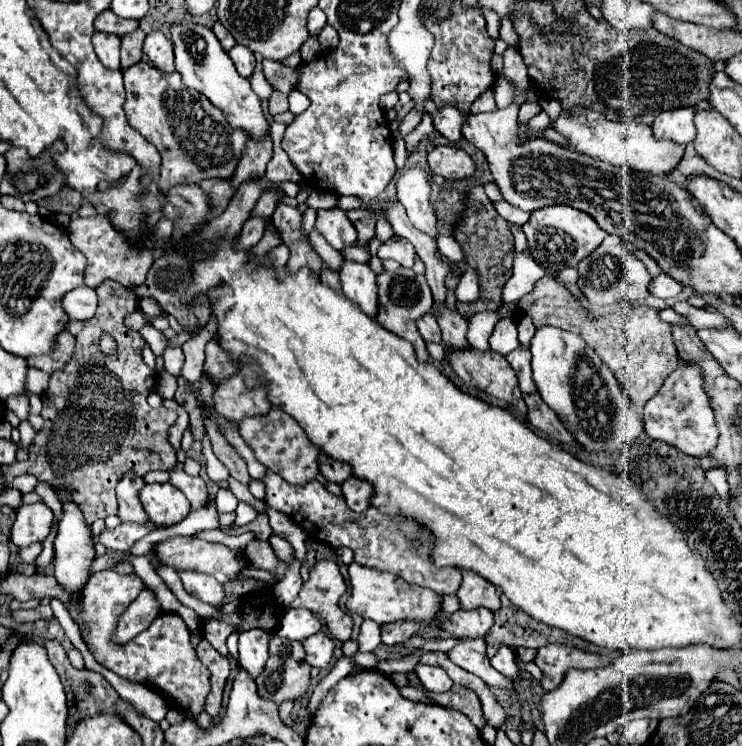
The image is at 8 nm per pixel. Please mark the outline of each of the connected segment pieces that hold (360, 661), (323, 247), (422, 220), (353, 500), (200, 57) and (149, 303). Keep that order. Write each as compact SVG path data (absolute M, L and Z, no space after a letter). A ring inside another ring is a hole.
M358 652L354 655L353 660L364 669L374 669L379 663L379 658L372 652Z
M316 230L310 232L310 244L314 246L316 254L322 258L322 262L326 264L328 270L332 270L332 272L338 272L338 270L340 270L340 266L342 266L342 256L340 256L340 252L334 250L332 246L328 246L328 244L324 242L324 238L322 238Z
M420 164L402 172L400 178L396 180L396 190L398 190L398 200L404 204L412 226L436 240L440 234L436 228L436 214L430 204L432 196L430 172Z
M356 476L348 478L342 484L342 494L348 502L348 508L354 512L364 512L370 506L370 498L372 498L372 484L366 484L364 480L358 480Z
M174 22L170 26L170 40L174 42L174 54L178 62L178 72L184 78L184 84L200 94L204 94L216 108L220 108L226 114L226 120L232 128L242 128L250 140L262 142L268 136L268 120L264 116L260 98L254 94L250 82L238 74L234 68L234 62L226 54L226 50L220 46L214 32L204 24L194 22Z
M142 298L140 300L140 308L142 308L142 312L148 318L156 318L156 316L162 316L164 314L164 310L160 308L160 304L156 300L152 300L152 298Z

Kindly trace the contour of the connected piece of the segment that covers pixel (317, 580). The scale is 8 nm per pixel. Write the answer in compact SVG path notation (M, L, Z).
M334 560L318 562L312 570L308 582L304 582L300 596L294 606L306 608L324 620L328 632L336 640L348 640L352 634L352 618L340 610L338 600L346 592L346 582Z

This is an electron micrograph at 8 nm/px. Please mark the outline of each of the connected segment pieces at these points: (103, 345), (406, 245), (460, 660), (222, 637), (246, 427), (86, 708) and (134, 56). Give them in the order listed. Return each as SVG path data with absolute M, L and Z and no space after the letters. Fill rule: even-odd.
M102 334L100 336L100 350L108 356L116 356L118 354L118 346L116 346L116 340L110 336L110 334Z
M396 236L378 248L378 258L390 258L390 260L396 260L398 264L402 264L404 268L412 268L414 260L416 260L416 248L406 238Z
M464 638L460 640L460 644L456 648L452 648L448 652L450 660L458 666L462 666L464 670L480 676L490 688L498 688L504 692L514 692L516 684L510 678L504 678L504 674L500 674L488 660L486 652L484 652L486 642L482 638Z
M204 620L202 622L202 634L204 638L210 640L210 644L224 656L228 656L228 648L226 648L226 638L230 636L234 628L220 622L220 620Z
M272 406L268 414L260 414L260 418L244 418L244 422L240 422L238 426L238 432L256 454L256 460L280 474L288 484L306 486L306 482L314 480L320 474L316 458L322 450L310 442L310 438L294 418L284 414L278 406Z
M46 640L46 650L48 650L48 658L52 662L52 666L56 668L56 672L60 674L62 678L62 684L64 684L64 690L66 690L66 698L68 698L68 722L70 724L78 724L80 720L84 718L92 718L92 716L98 716L98 714L118 714L116 712L116 704L120 700L118 692L112 688L112 684L98 672L92 672L92 670L78 670L70 664L68 660L68 654L64 650L64 646L58 642L58 640Z
M138 28L136 32L132 34L124 34L122 36L122 68L128 68L128 66L134 66L136 62L142 60L142 42L144 42L144 32Z

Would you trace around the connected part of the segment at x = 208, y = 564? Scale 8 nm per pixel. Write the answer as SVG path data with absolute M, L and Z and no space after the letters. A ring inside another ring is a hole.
M176 536L176 538L168 538L164 542L158 542L158 544L154 544L152 554L156 554L156 562L172 566L176 572L196 570L200 574L214 576L220 584L234 578L242 570L242 566L248 566L248 562L240 554L234 554L224 544L210 544L210 542L204 542L204 540L190 538L190 536Z

